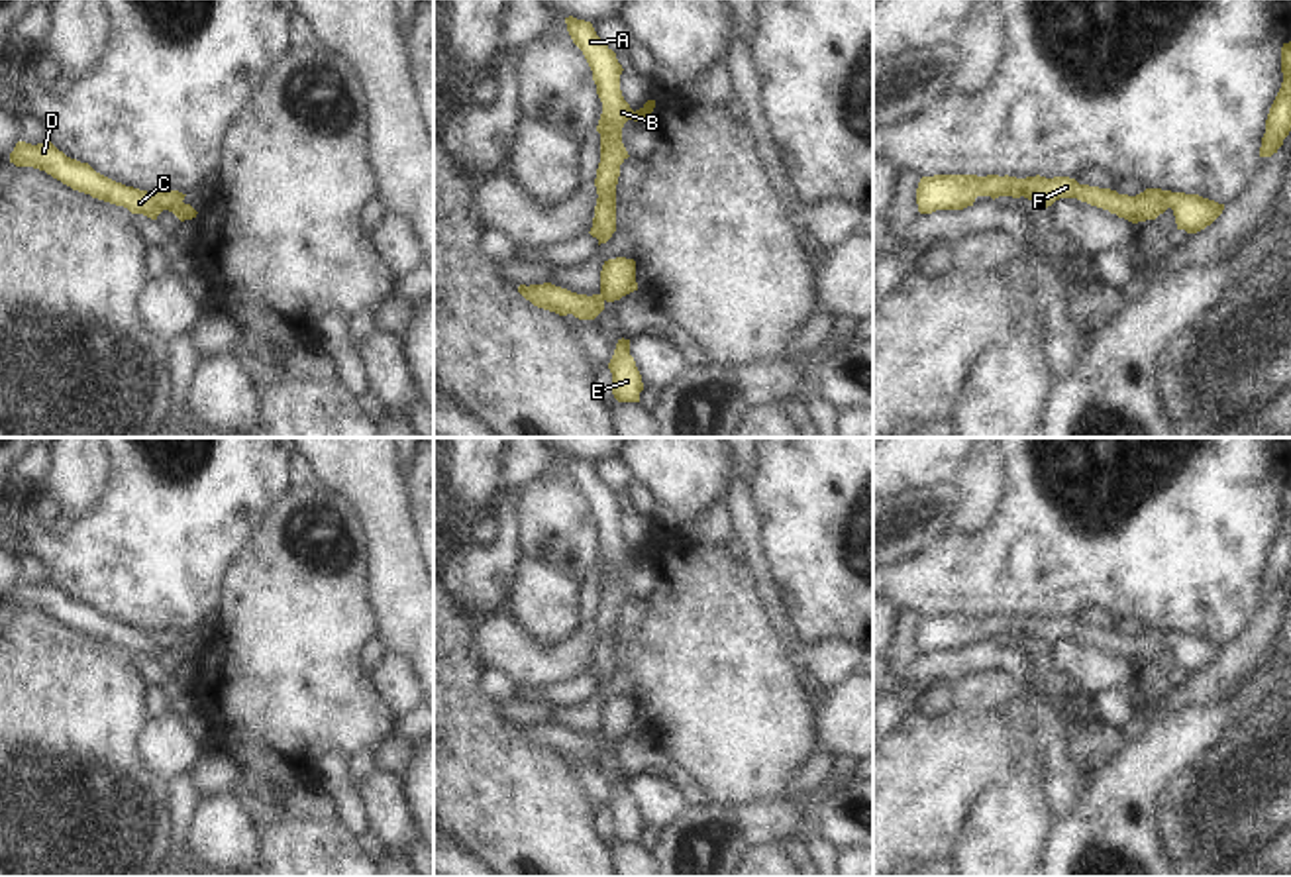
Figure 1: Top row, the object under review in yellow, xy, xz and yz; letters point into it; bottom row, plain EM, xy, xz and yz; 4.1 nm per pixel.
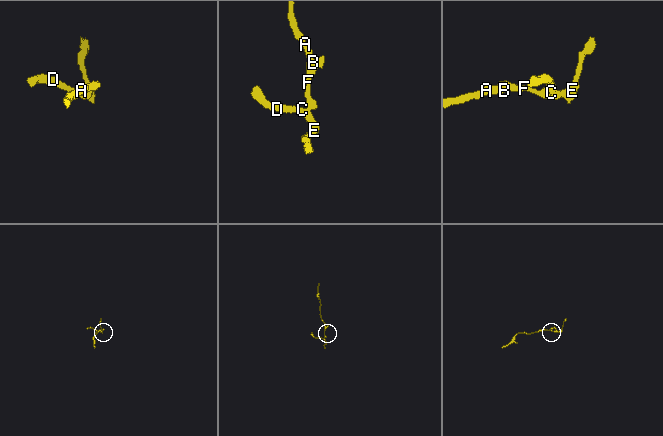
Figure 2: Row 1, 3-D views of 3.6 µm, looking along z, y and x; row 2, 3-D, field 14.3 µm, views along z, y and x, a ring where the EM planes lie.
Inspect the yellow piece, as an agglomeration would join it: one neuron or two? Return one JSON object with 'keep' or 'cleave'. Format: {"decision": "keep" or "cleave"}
{"decision": "keep"}

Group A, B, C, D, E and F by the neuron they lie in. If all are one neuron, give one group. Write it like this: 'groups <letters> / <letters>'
groups A B C D E F

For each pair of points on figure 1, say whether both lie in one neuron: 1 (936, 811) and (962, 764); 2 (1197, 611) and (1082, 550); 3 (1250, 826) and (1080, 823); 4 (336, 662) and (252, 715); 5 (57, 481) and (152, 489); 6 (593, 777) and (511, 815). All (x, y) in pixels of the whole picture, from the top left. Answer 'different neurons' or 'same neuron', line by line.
1: same neuron
2: same neuron
3: different neurons
4: same neuron
5: different neurons
6: different neurons

